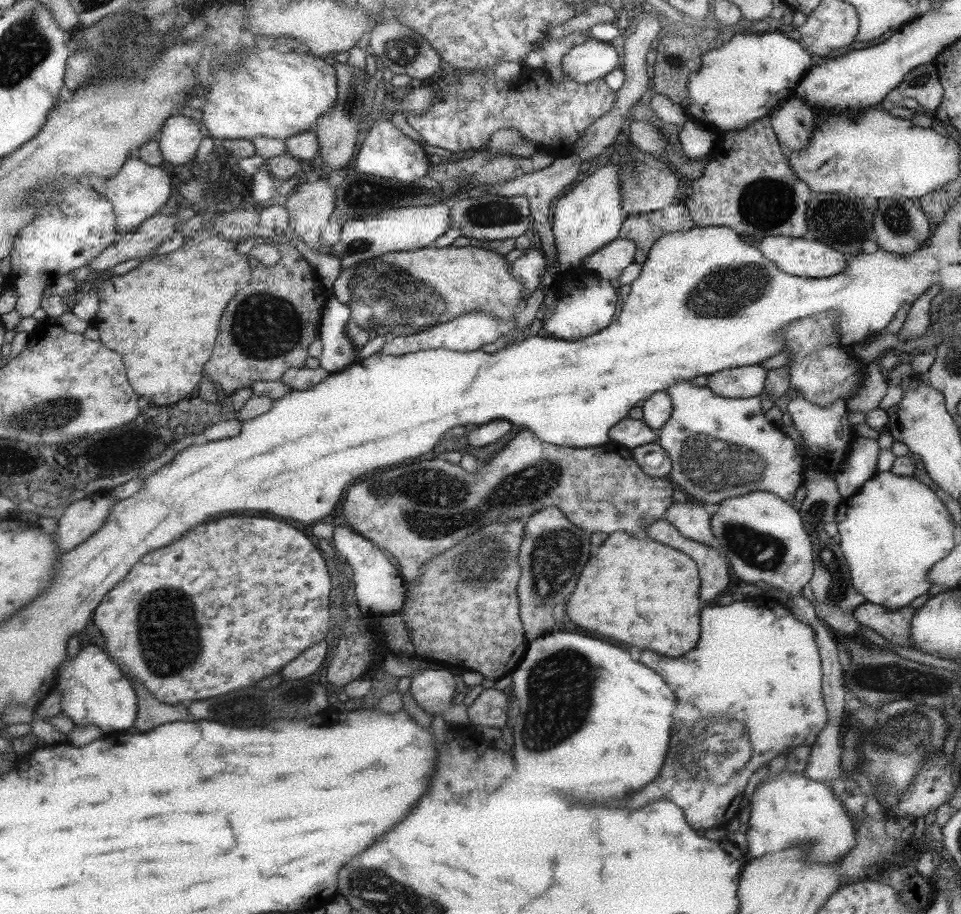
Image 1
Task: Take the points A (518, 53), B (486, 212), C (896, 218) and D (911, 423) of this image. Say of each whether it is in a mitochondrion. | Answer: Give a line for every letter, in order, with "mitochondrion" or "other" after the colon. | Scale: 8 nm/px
A: other
B: mitochondrion
C: mitochondrion
D: other

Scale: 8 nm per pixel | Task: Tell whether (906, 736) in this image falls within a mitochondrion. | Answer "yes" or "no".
yes

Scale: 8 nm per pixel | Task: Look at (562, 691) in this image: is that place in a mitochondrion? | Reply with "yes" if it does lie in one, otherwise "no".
yes

